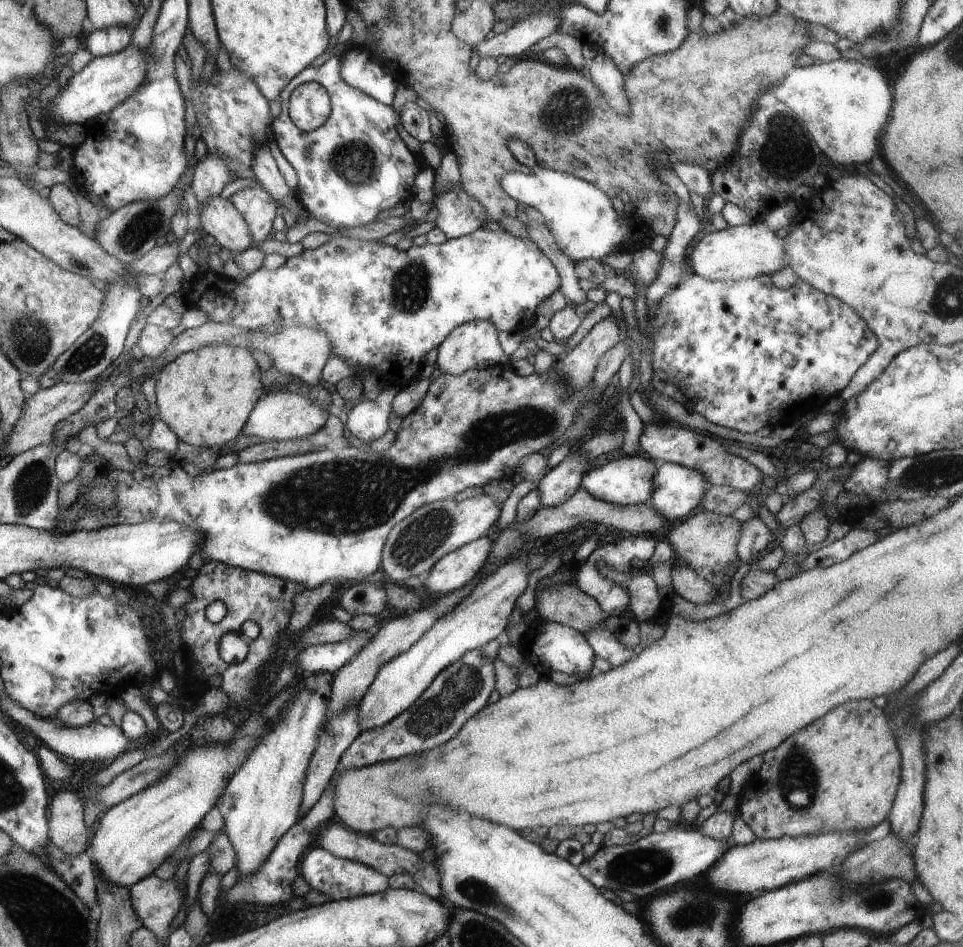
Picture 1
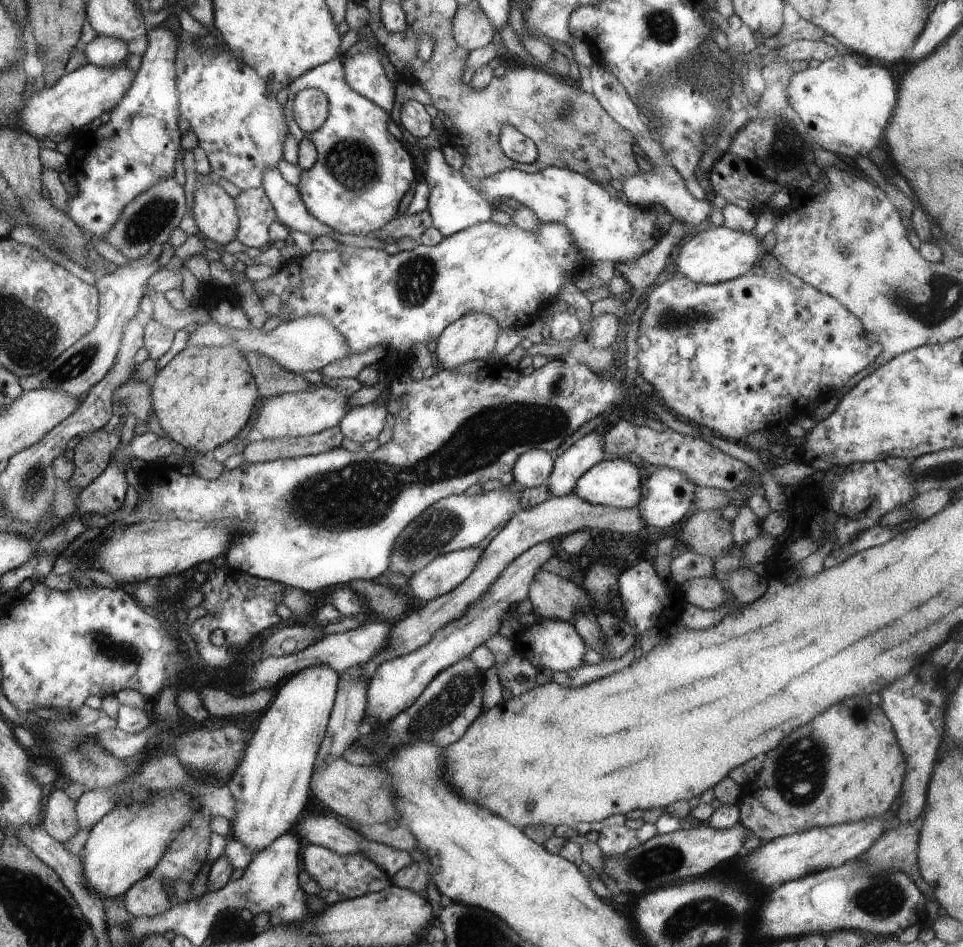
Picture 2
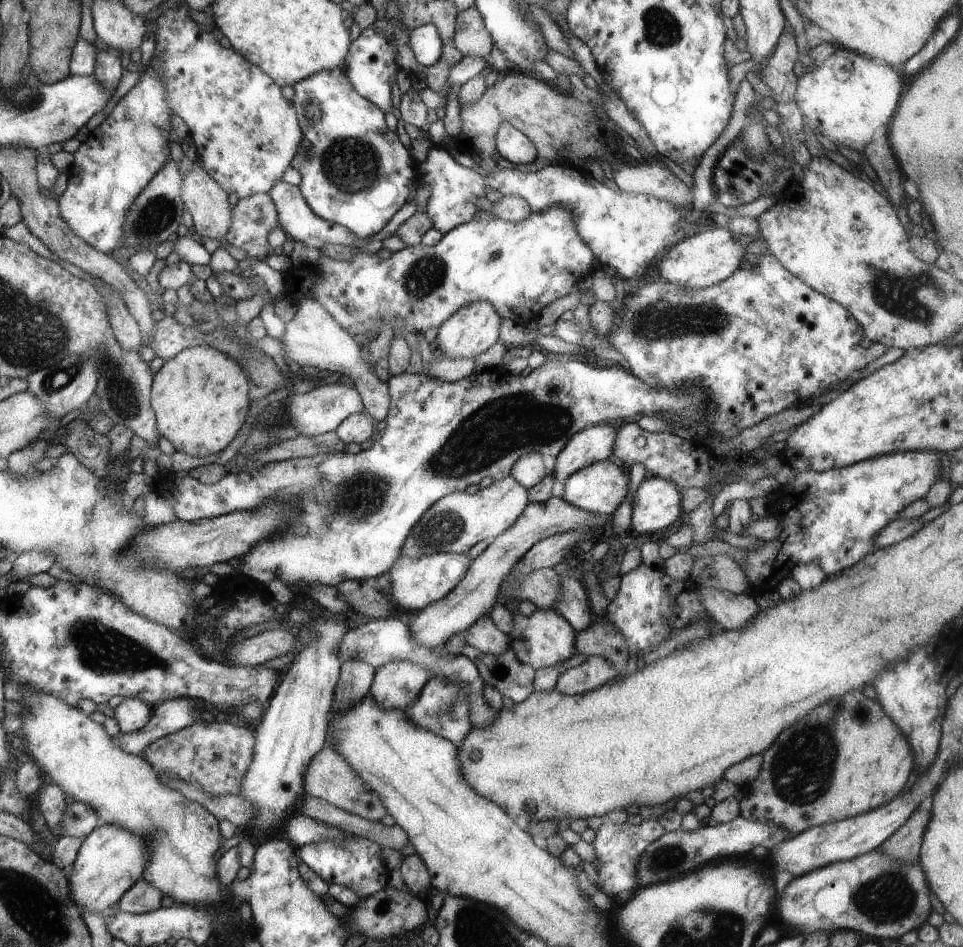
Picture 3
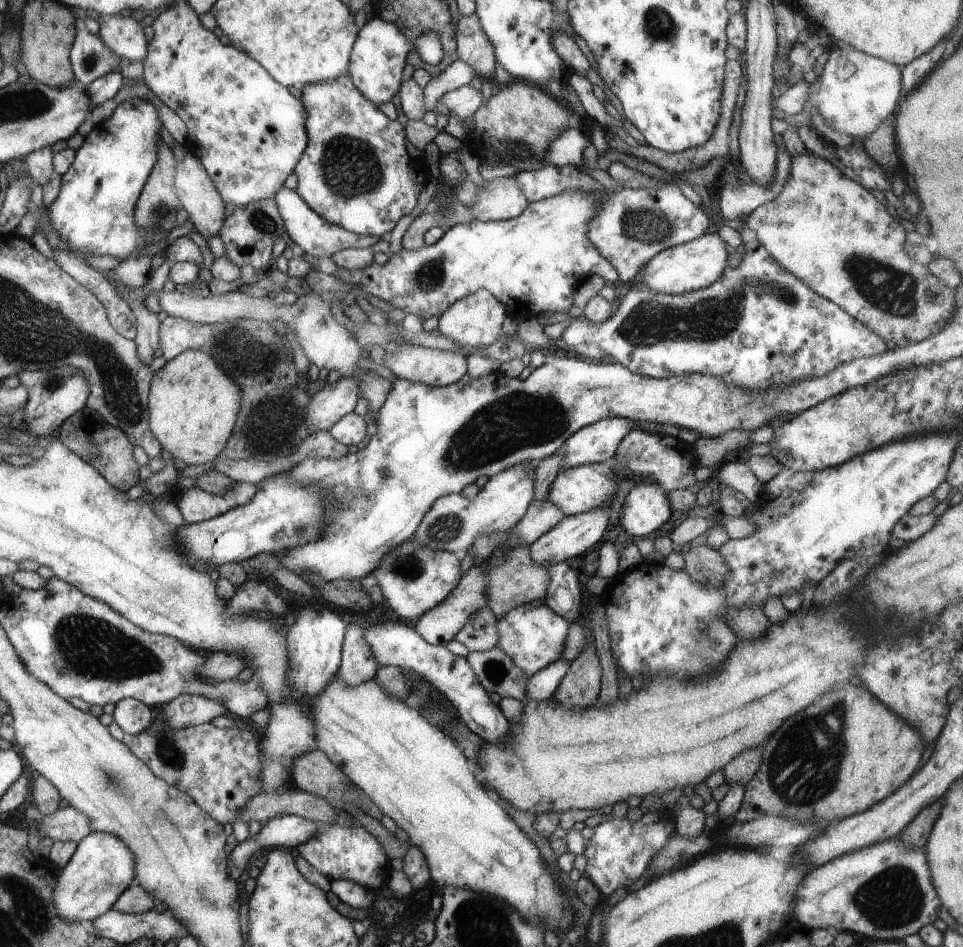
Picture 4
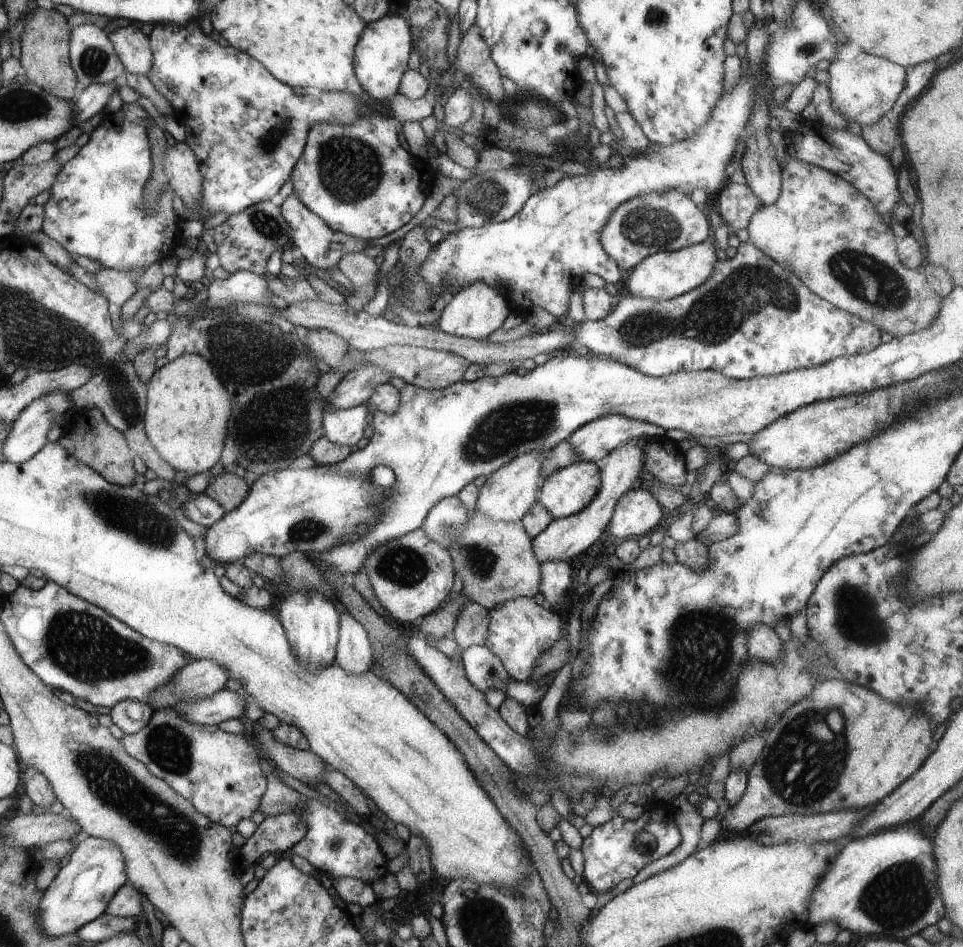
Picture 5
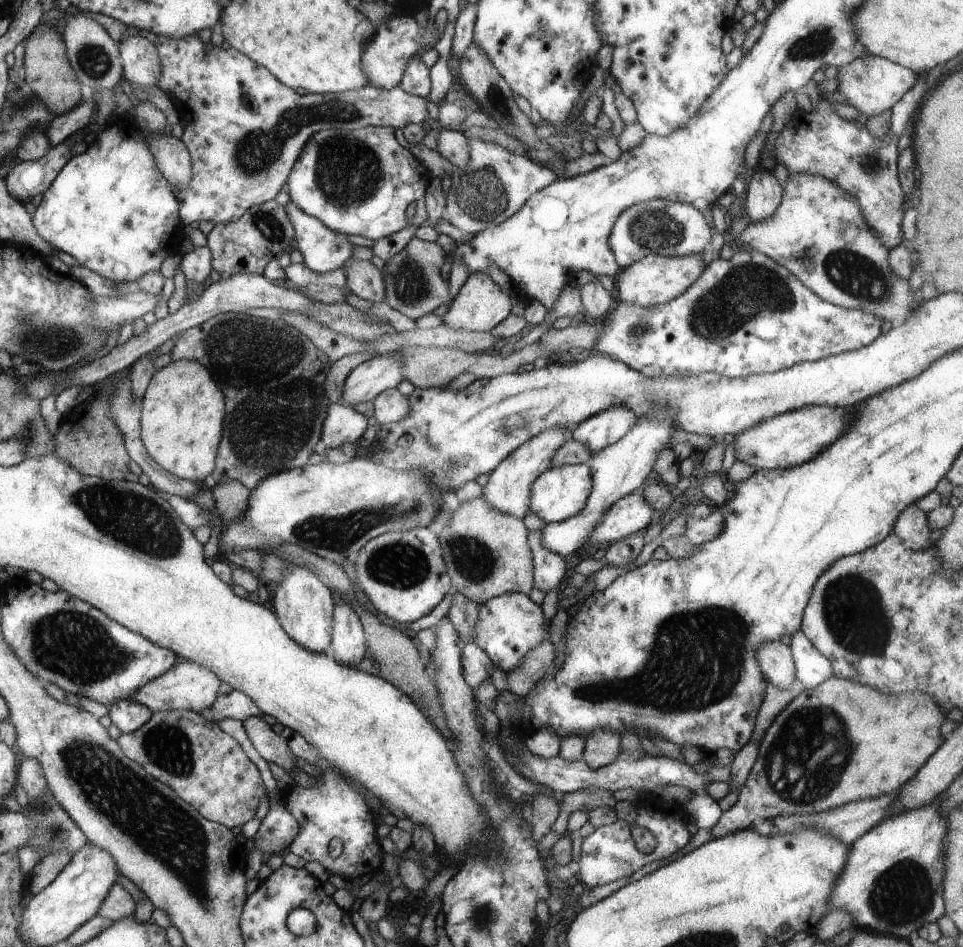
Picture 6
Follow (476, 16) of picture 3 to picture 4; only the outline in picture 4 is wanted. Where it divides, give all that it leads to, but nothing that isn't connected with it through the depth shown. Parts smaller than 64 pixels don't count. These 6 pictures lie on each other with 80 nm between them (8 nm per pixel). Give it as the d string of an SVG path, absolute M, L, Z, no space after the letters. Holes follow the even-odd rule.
M475 12L460 15L458 20L455 41L459 58L473 66L477 72L477 82L492 79L498 86L494 75L494 65L497 61L495 50L480 24L478 15Z

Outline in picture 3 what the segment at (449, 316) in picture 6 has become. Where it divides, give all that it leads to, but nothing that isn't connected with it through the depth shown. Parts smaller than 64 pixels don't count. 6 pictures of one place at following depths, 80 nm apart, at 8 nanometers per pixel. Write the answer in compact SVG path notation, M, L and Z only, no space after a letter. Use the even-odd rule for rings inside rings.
M476 301L459 309L438 329L434 348L453 359L479 359L498 340L503 319L488 301Z

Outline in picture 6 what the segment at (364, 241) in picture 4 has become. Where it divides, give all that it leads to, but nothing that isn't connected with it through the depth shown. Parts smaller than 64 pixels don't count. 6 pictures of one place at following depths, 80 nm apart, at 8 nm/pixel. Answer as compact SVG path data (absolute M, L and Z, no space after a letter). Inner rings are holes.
M292 200L284 208L295 227L297 249L310 270L323 273L341 268L353 256L354 245L348 235L328 228L323 221L304 212Z

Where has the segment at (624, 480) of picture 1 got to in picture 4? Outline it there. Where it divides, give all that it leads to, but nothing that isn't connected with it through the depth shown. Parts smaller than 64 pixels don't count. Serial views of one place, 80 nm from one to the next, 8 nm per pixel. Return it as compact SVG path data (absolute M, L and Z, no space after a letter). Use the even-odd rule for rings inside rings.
M592 463L560 470L549 488L546 499L567 515L575 515L608 505L615 498L616 491L617 482L610 466L606 463Z

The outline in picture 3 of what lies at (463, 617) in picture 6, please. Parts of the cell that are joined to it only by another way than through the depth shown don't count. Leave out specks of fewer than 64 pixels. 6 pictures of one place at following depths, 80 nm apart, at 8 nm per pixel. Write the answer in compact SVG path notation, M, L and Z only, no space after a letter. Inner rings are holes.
M490 616L480 617L467 632L467 644L482 653L501 655L509 648L508 637L494 624Z

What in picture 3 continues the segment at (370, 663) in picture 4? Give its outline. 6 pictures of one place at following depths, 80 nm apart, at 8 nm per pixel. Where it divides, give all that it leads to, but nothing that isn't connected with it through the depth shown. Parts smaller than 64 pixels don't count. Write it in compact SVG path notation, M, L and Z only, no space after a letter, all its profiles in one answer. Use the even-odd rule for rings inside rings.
M354 659L345 662L339 675L338 686L335 688L335 712L344 711L357 705L369 694L375 668L365 662Z

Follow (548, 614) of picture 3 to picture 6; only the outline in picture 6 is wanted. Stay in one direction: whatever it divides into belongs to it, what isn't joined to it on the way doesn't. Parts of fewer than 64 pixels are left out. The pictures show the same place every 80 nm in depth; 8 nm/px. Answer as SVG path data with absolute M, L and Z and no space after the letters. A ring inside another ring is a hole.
M506 593L479 607L479 619L473 641L503 672L514 672L532 648L536 648L540 642L550 637L550 621L544 616L541 605L534 603L524 593Z

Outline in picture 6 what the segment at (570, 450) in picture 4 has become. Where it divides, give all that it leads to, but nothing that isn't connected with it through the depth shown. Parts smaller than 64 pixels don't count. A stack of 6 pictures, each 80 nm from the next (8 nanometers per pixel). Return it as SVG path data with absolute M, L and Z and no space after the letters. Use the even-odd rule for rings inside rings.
M615 406L582 421L572 430L570 438L597 453L630 432L638 420L639 416L629 408Z

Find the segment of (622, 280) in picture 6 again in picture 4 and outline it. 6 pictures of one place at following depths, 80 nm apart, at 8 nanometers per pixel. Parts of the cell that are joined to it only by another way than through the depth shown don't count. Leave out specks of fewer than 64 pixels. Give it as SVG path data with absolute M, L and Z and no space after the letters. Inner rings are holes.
M704 233L694 240L667 248L646 262L638 285L648 287L657 293L683 295L684 293L706 288L719 281L728 267L728 252L725 241L717 233Z

